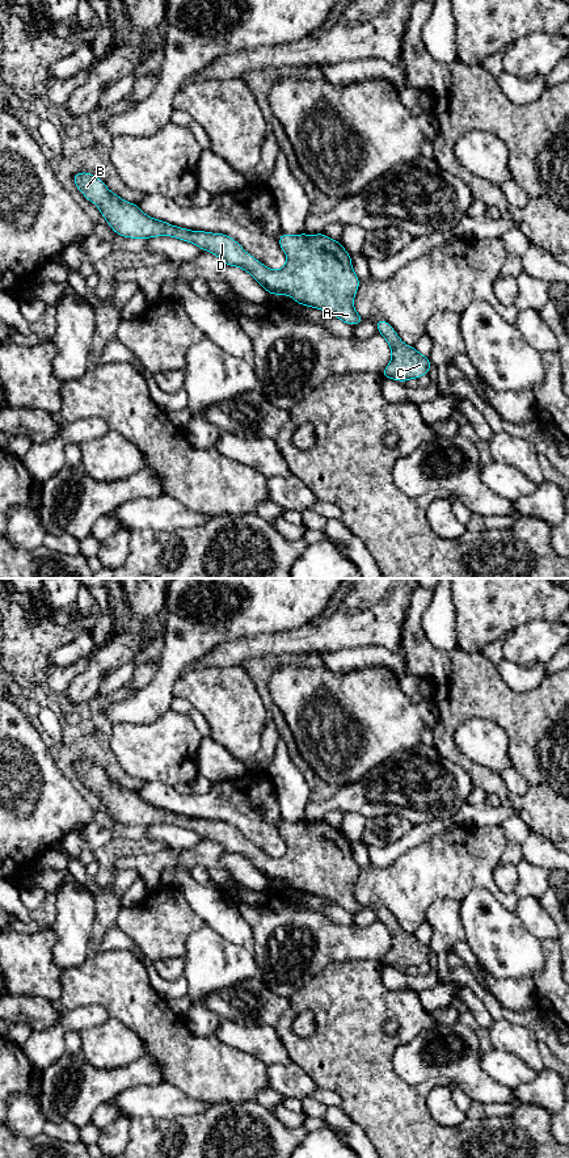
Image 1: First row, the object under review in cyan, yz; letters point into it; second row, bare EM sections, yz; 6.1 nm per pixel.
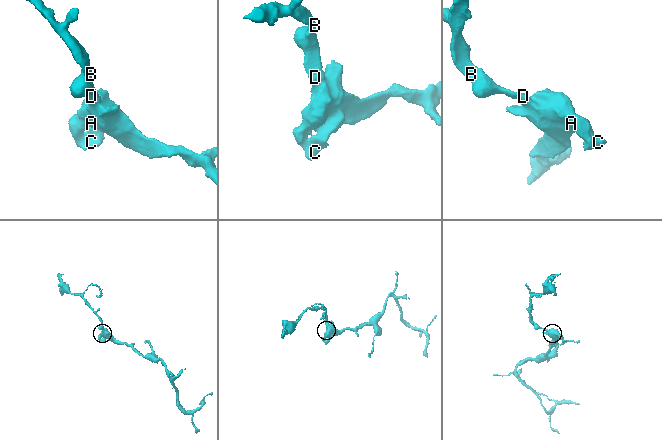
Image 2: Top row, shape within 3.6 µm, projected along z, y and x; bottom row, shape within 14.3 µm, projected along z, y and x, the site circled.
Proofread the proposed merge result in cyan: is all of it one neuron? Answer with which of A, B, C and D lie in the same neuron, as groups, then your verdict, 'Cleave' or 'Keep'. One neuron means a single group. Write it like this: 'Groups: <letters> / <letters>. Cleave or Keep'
Groups: A B C D. Keep

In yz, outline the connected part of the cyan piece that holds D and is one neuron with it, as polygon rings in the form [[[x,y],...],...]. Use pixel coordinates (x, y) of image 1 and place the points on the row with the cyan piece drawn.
[[[89,172],[72,176],[76,188],[93,202],[111,230],[130,239],[172,236],[218,256],[224,265],[248,271],[270,295],[288,295],[296,303],[325,311],[349,325],[363,317],[354,309],[359,287],[351,256],[340,241],[324,232],[317,235],[279,235],[286,265],[279,270],[266,268],[224,233],[190,231],[146,215],[136,203],[128,203]]]

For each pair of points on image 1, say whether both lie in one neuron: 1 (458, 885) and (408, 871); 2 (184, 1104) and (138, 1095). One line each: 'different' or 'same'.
1: same
2: same

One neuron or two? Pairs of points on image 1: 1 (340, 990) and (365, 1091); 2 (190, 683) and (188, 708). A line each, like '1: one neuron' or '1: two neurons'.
1: one neuron
2: two neurons

